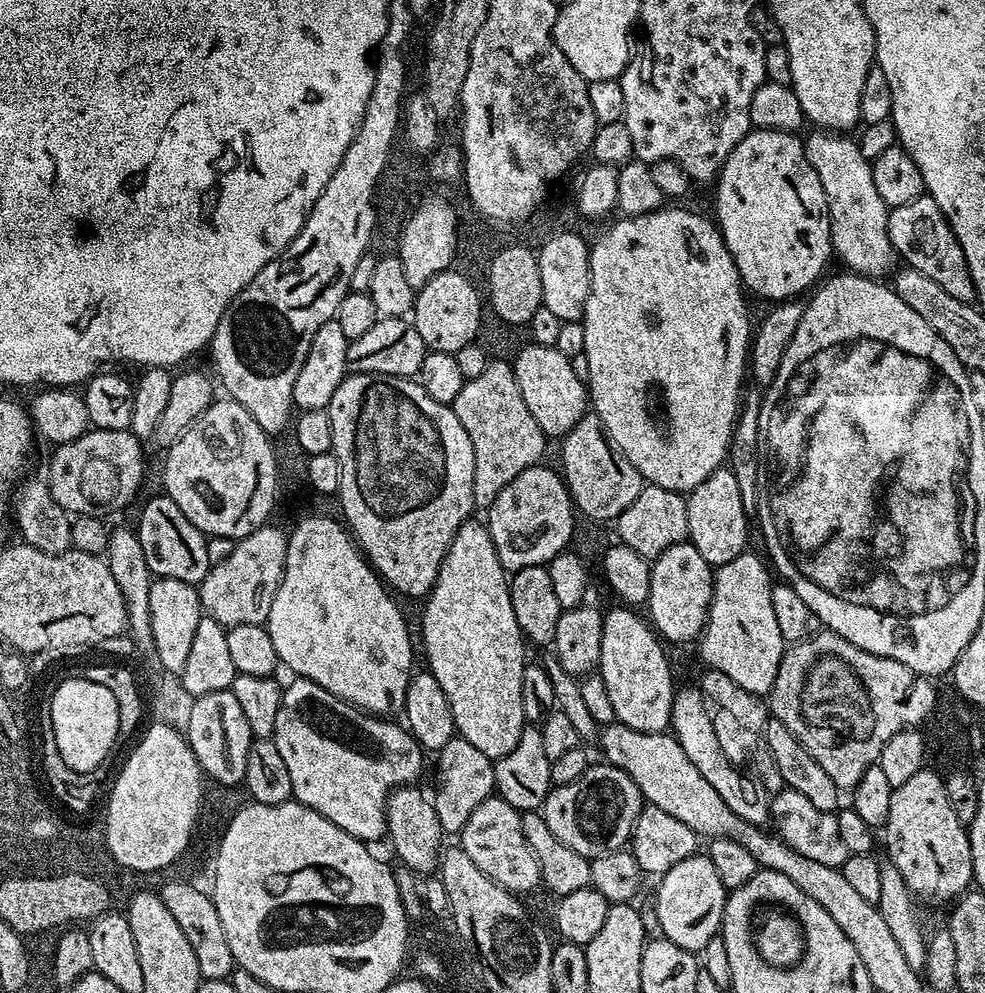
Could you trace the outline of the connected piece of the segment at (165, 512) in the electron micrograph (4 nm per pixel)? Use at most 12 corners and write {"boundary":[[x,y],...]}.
{"boundary":[[167,494],[146,501],[138,531],[153,577],[199,586],[208,537]]}

